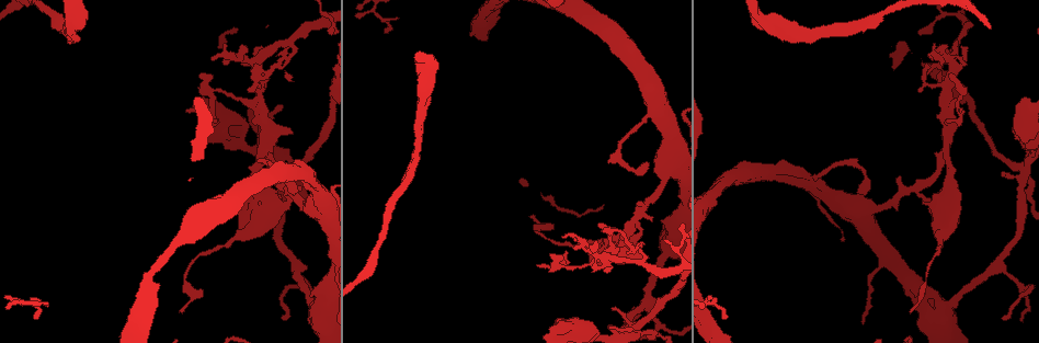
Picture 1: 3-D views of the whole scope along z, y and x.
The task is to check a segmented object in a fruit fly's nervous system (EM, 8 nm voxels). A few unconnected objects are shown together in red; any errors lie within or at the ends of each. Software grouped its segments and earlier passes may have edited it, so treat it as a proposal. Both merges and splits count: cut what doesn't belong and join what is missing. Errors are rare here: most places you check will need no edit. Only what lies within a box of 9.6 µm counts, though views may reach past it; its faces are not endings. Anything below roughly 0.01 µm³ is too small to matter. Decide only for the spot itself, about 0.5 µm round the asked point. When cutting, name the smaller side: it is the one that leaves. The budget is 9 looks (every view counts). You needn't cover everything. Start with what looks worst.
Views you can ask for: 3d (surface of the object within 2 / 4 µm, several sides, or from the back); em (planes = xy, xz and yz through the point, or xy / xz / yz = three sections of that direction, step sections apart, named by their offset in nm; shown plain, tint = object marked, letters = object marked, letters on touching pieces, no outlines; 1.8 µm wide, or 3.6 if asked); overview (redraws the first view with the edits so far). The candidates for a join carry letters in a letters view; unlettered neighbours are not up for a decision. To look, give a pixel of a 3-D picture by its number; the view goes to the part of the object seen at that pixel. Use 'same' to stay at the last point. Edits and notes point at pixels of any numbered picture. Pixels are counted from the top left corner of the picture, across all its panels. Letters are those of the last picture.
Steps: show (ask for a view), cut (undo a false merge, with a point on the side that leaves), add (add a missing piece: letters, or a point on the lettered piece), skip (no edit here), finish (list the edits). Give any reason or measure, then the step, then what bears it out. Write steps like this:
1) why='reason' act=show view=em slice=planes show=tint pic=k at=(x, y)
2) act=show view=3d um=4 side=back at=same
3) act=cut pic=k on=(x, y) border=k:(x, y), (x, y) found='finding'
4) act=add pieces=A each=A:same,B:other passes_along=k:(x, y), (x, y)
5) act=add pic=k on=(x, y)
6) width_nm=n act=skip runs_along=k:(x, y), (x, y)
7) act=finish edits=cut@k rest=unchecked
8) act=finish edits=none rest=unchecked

why='looks like a crossing' act=show view=em slice=planes show=letters pic=1 at=(1021, 173)

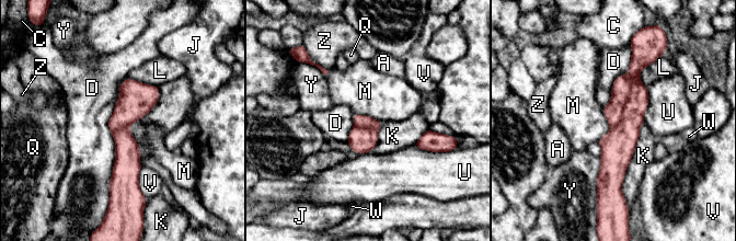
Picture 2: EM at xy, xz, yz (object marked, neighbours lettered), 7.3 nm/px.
longest_contact=D:900nm act=cut pic=2 on=(621, 88) each=A:other,C:other,D:other,J:other,K:other,L:other,M:other,Q:other,U:other,V:other,W:other,Y:other,Z:other border=2:(630, 80), (622, 118), (611, 129) found='a second neuron is stuck on'

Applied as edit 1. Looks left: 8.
why='see it whole again' act=show view=overview

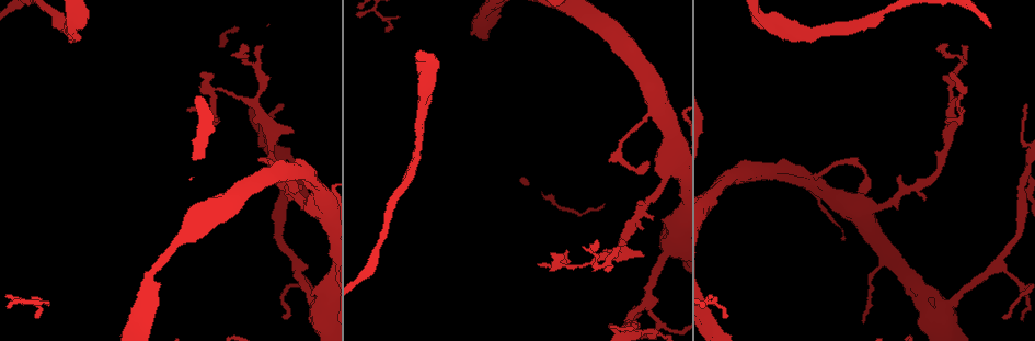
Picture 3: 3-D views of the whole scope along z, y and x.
why='thick turns thin' act=show view=em slice=planes show=letters pic=3 at=(420, 99)

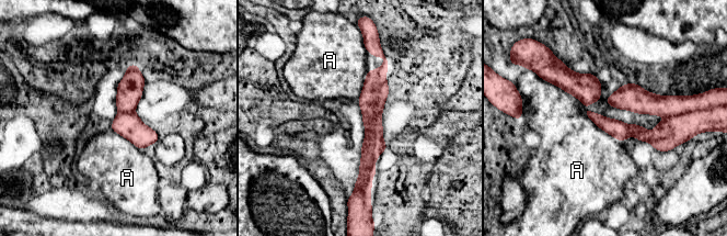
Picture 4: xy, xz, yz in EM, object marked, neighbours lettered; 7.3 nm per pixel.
width_nm=150 act=skip each=A:other border=4:(539, 77), (621, 142) found='continuous, no second neuron'

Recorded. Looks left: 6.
why='thick end' act=show view=em slice=planes show=letters pic=3 at=(663, 230)

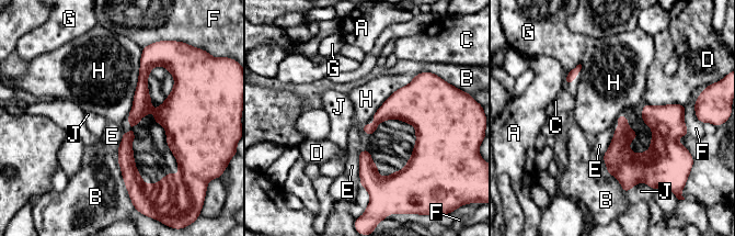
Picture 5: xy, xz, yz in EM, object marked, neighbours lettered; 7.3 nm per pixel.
longest_contact=H:500nm act=skip each=A:other,B:other,C:other,D:other,E:other,F:other,G:other,H:other,J:other runs_along=5:(145, 58), (126, 142), (134, 184) found='none of them fits'

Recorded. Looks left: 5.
act=finish edits=cut@2 rest=unchecked

